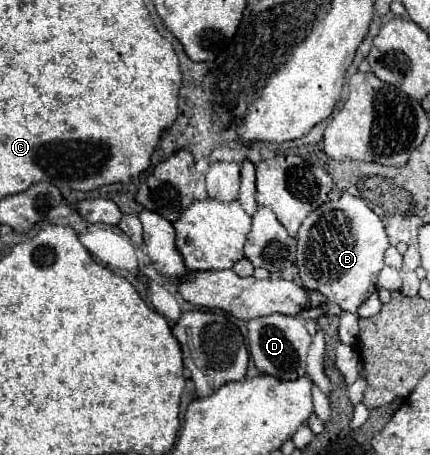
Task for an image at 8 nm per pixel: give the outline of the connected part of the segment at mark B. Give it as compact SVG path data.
M344 194L336 202L330 200L318 210L312 210L296 240L296 266L306 288L322 292L336 302L342 312L356 312L356 308L376 290L376 280L384 268L382 254L390 246L382 220L352 194Z

